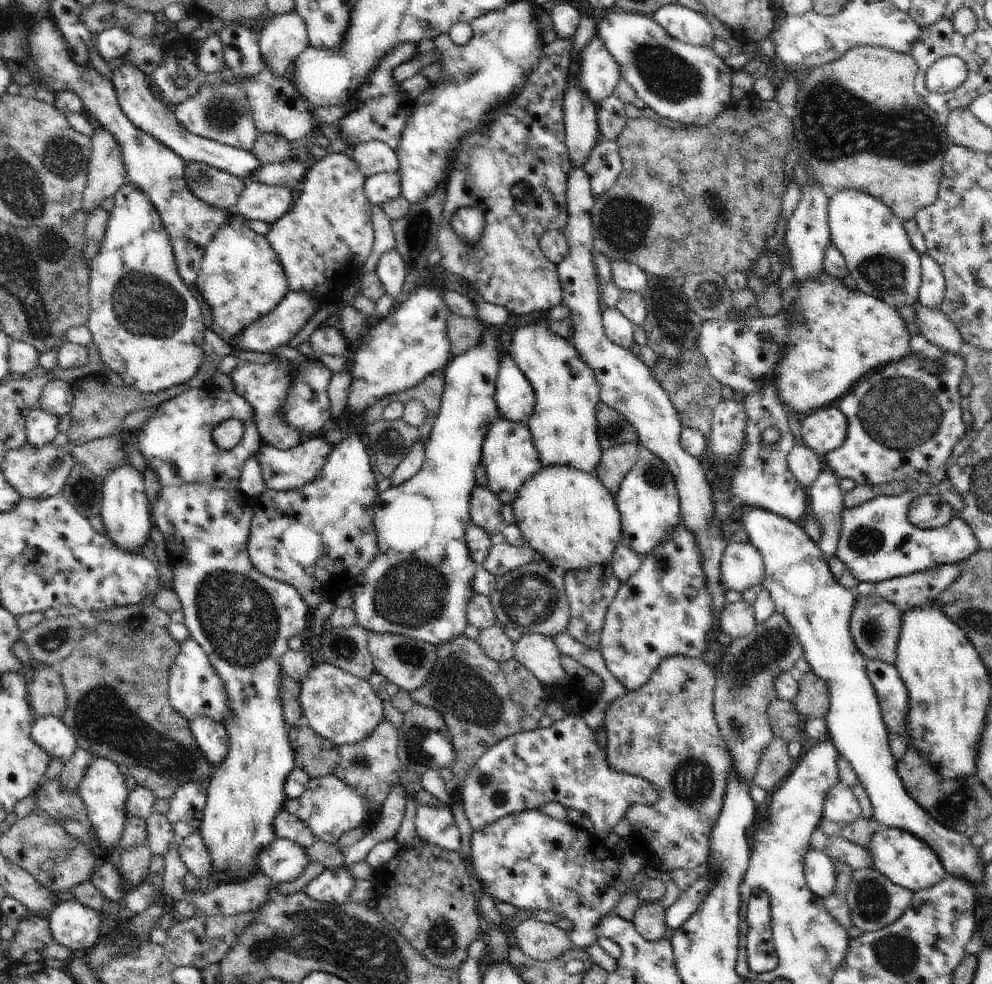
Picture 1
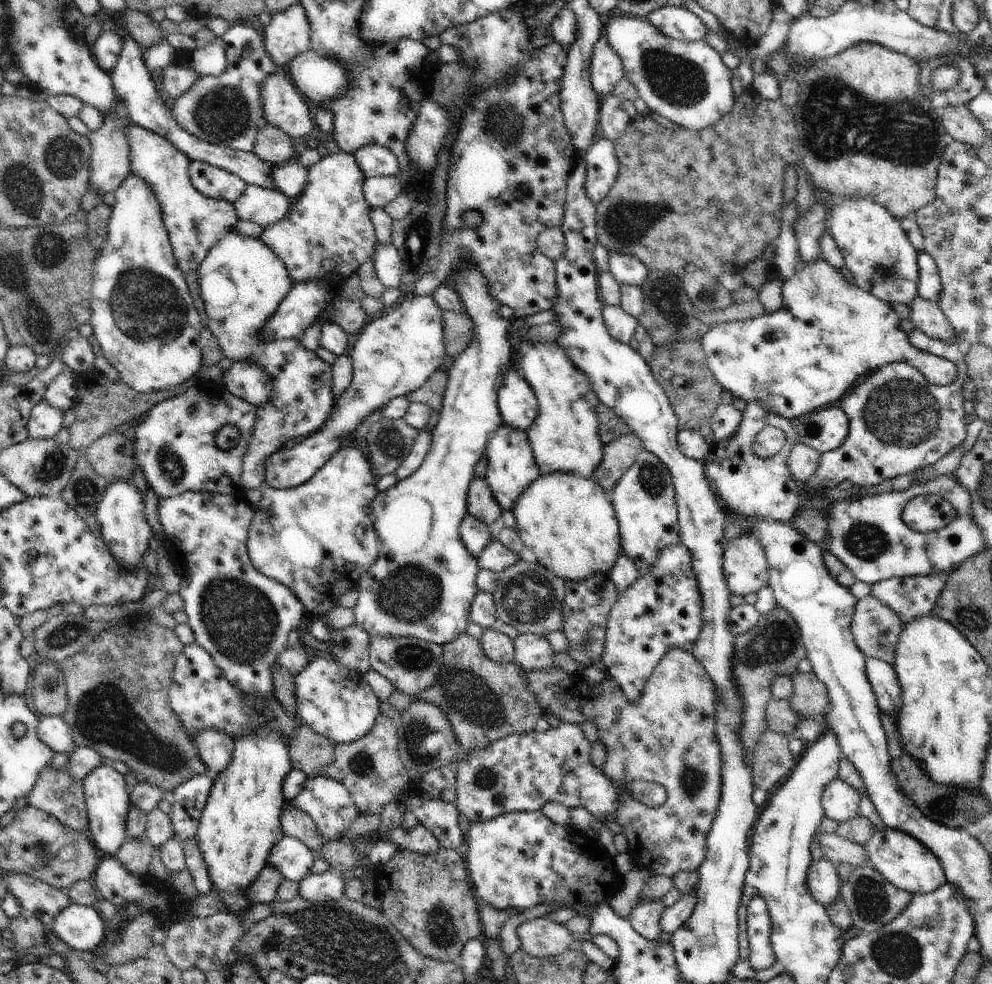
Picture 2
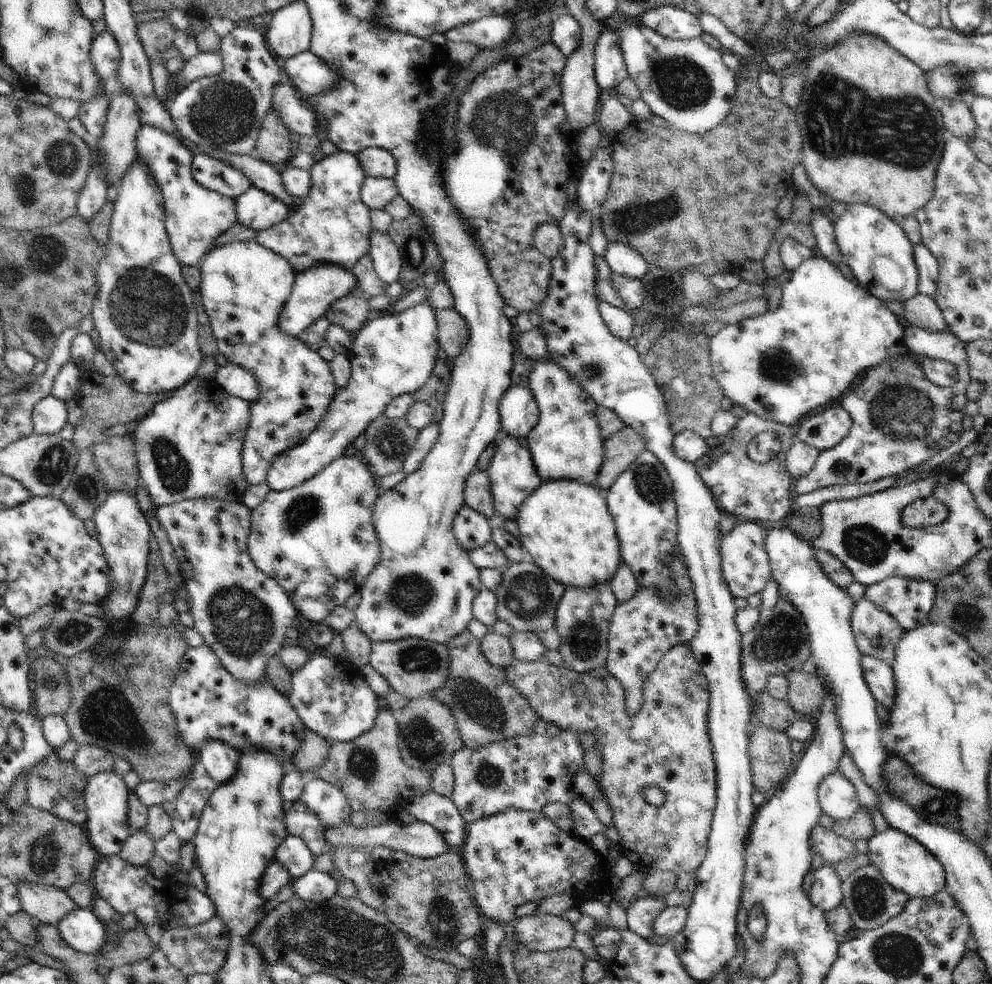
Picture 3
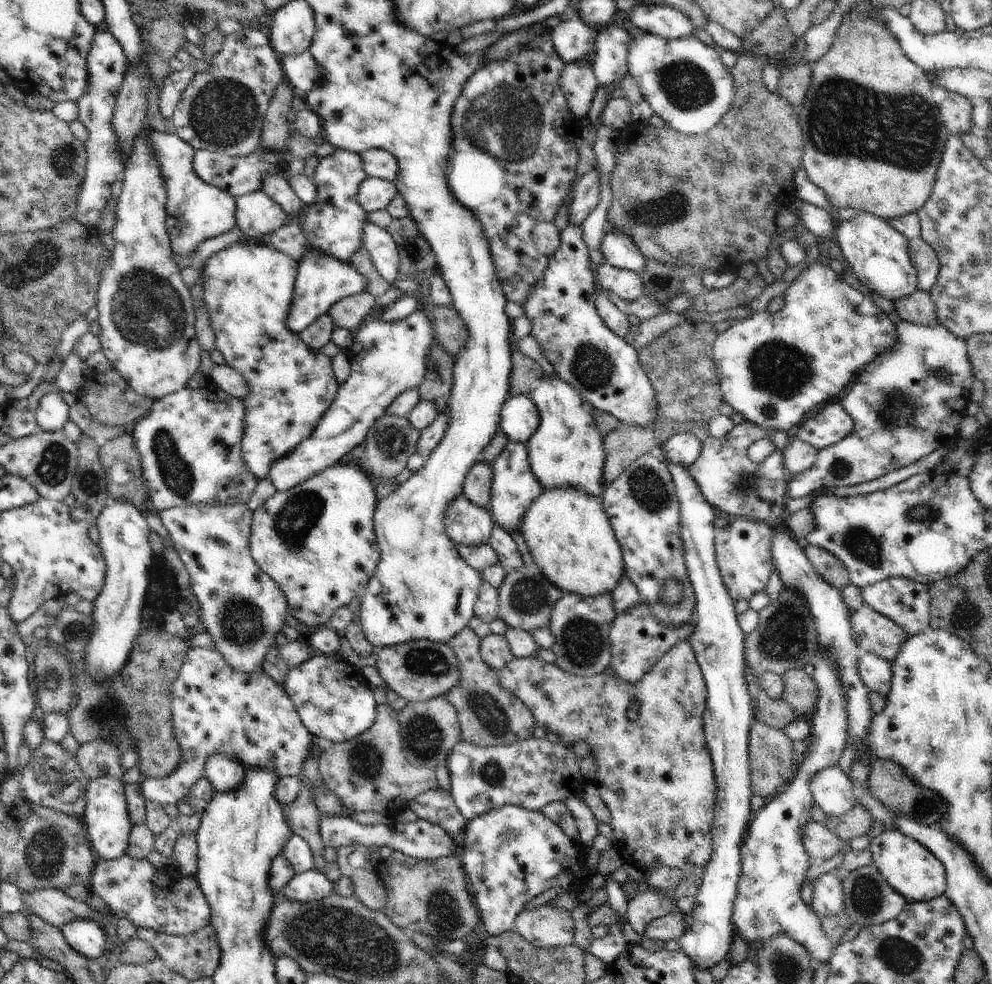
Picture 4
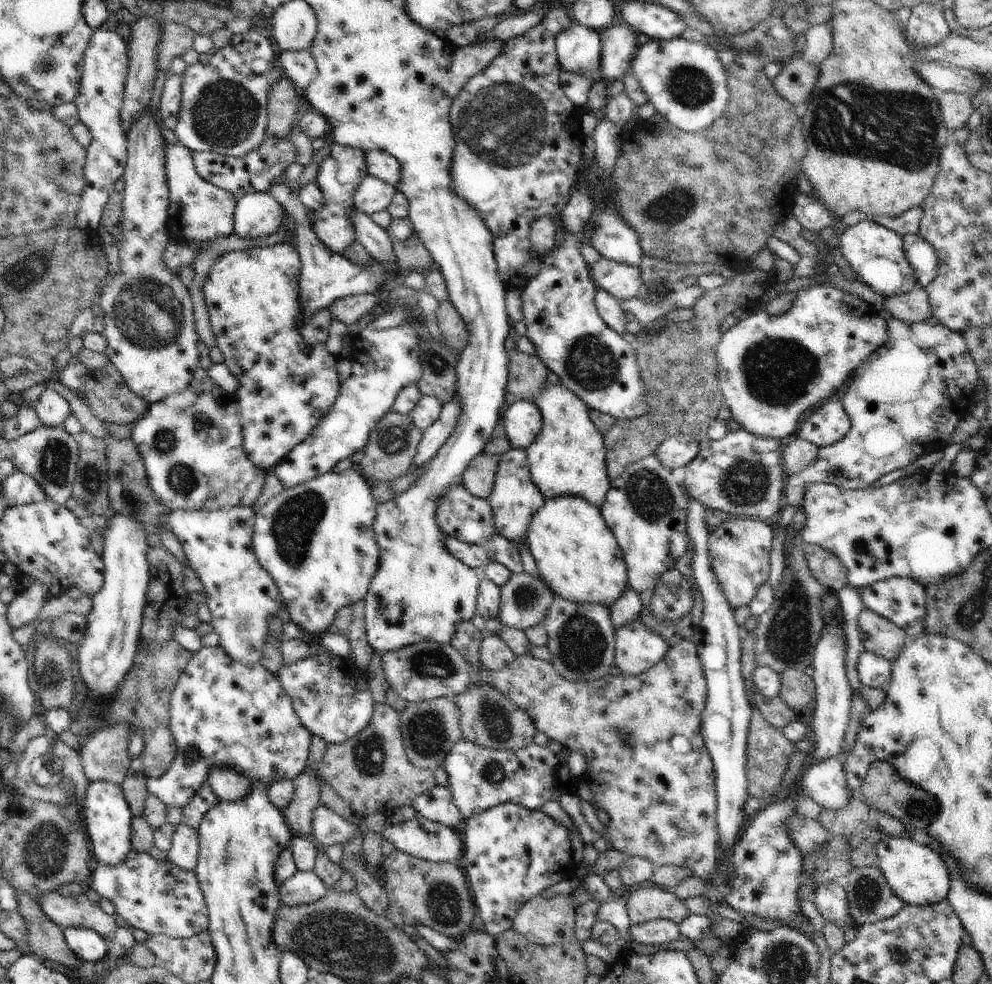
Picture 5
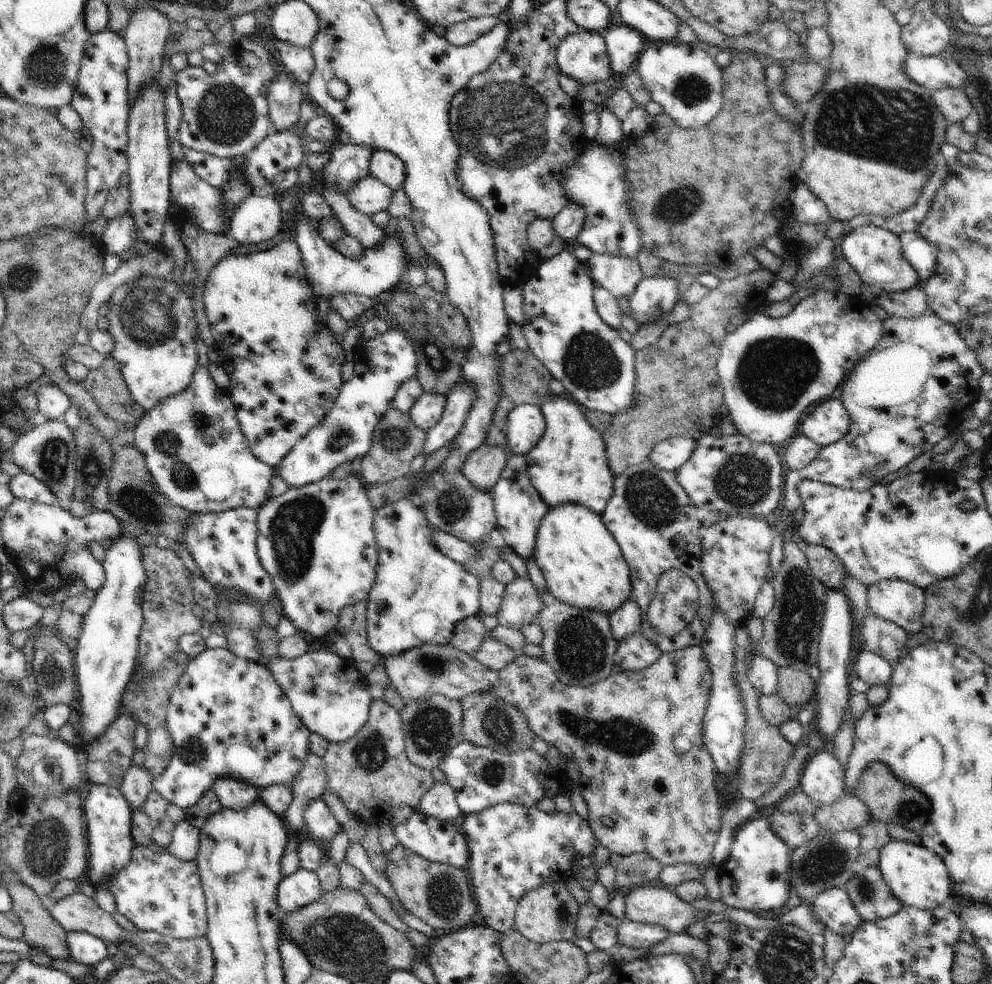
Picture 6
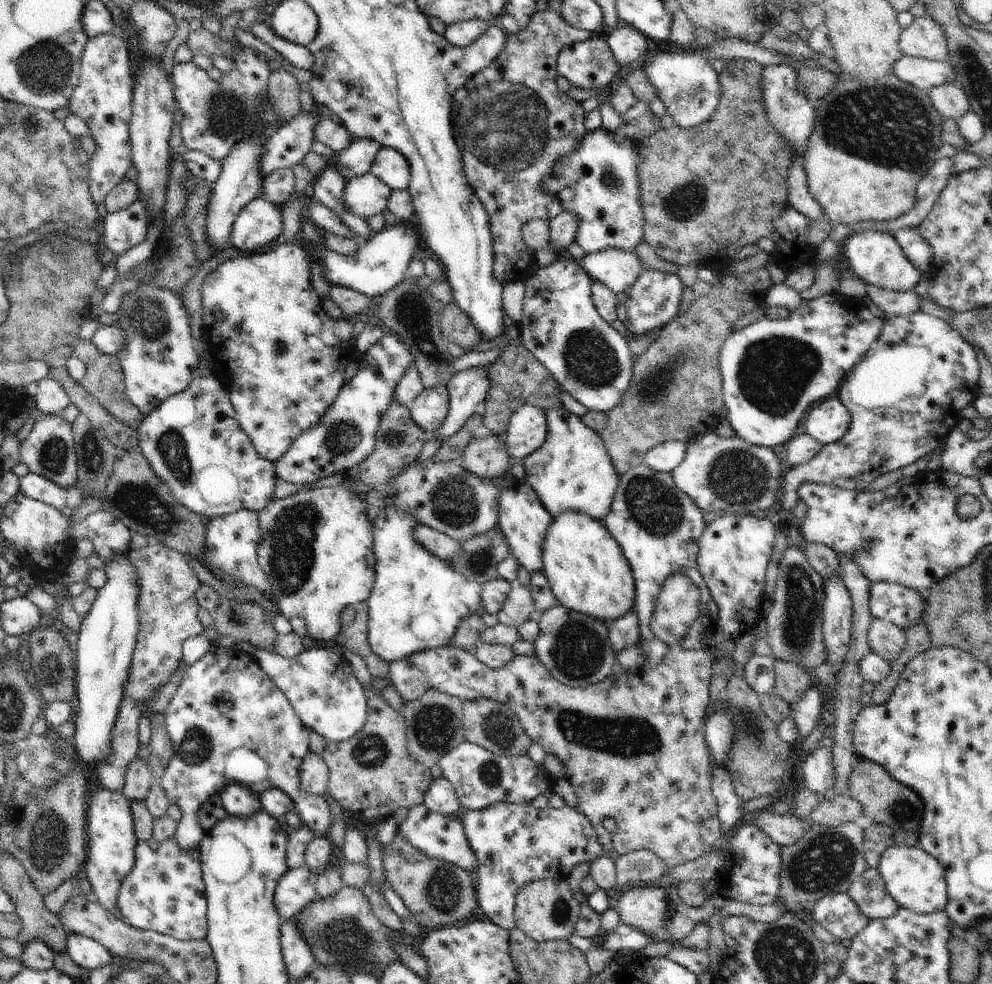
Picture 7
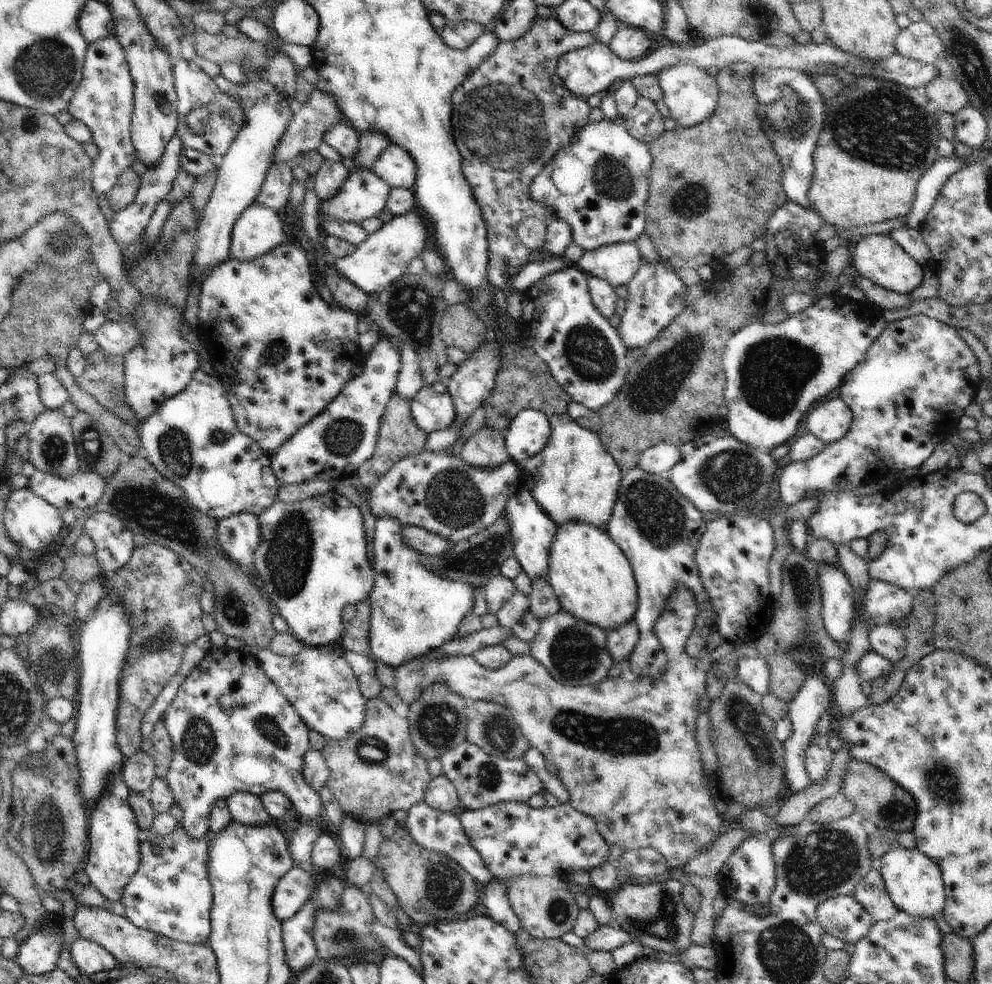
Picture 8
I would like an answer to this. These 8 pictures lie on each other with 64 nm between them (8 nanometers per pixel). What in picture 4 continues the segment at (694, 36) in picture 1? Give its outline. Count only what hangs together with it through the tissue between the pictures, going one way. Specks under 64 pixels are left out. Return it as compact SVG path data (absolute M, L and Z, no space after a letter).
M662 5L638 6L626 12L630 23L644 32L666 39L692 37L697 28L690 18L675 8Z

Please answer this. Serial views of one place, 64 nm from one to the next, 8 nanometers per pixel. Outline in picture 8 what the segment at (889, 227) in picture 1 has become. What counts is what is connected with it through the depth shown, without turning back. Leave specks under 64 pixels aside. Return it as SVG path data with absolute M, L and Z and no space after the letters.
M871 235L861 238L851 255L860 276L896 294L909 295L924 280L922 265L918 264L916 259L912 258L899 244L896 244L890 235Z

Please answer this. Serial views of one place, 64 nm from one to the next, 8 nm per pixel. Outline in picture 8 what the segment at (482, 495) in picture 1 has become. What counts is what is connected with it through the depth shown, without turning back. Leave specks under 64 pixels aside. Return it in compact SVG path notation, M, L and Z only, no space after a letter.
M484 424L476 434L472 434L462 450L460 456L470 466L482 466L482 468L496 468L511 460L505 447L504 432L490 428Z

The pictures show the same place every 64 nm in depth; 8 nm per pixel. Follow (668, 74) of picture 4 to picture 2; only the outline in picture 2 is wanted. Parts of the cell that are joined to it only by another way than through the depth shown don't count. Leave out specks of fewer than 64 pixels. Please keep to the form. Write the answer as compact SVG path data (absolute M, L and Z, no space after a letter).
M631 15L610 18L603 26L609 46L623 65L624 77L636 88L651 113L686 129L700 131L729 114L735 104L731 86L733 70L705 41L686 43L665 36L648 20Z

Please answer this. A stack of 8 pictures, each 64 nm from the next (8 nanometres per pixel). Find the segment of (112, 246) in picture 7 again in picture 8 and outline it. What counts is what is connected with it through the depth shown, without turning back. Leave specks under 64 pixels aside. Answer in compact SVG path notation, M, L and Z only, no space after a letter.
M174 135L167 144L162 162L158 163L158 166L148 168L143 174L134 202L121 211L108 214L110 234L114 236L114 240L116 240L121 249L122 246L128 246L128 244L136 242L144 234L146 226L148 226L148 222L150 222L150 218L154 214L154 210L157 209L157 206L162 201L167 200L169 192L172 190L172 184L181 170L179 154L183 147L180 138Z

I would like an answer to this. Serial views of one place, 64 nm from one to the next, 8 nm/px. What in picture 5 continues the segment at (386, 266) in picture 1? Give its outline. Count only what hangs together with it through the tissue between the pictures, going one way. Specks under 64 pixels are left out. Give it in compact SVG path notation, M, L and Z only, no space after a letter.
M356 208L348 210L348 216L352 218L356 240L364 246L374 260L382 262L384 266L397 266L396 253L392 246L392 239L388 236L386 229L378 226L370 215L358 211Z

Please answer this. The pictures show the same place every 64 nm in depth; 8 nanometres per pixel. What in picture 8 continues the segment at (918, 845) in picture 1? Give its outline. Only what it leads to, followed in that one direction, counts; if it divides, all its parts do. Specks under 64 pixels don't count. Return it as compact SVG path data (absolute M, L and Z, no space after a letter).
M898 846L894 850L889 850L877 862L877 867L882 874L886 892L898 907L898 911L904 911L914 918L934 918L944 910L946 891L942 870L934 860L930 860L926 854L920 852L918 847L908 850Z

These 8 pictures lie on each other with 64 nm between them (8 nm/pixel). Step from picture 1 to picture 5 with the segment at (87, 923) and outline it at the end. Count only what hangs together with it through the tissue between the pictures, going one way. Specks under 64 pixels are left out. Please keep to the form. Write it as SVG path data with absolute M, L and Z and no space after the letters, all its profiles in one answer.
M67 928L64 936L70 950L82 961L99 965L110 950L109 940L96 934L92 928Z

